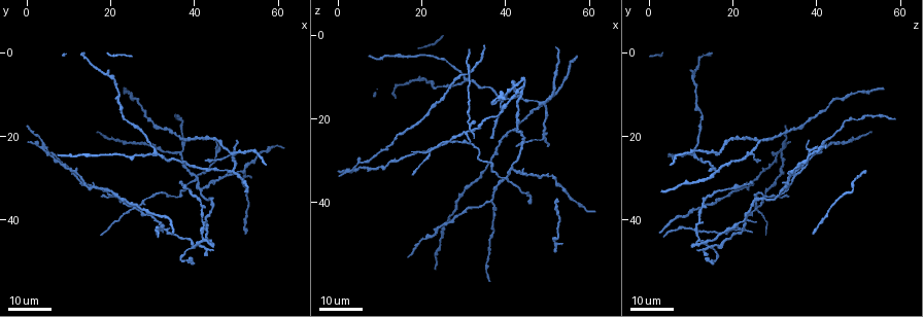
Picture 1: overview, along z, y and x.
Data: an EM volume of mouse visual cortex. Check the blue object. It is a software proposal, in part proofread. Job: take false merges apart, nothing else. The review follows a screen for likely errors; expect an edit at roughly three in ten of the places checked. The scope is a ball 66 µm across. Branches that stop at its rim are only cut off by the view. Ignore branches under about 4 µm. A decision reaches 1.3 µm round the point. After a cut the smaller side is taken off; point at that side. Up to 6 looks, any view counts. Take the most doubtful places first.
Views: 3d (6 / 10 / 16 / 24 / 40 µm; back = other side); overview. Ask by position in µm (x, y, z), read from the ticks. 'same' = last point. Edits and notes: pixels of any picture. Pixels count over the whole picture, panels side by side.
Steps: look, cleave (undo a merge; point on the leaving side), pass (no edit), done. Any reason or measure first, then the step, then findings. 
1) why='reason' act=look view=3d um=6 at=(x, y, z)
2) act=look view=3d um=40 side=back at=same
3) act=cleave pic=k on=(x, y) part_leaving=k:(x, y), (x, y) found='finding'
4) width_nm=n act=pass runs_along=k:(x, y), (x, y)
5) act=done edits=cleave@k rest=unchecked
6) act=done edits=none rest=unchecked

why='looks like a crossing' act=look view=3d um=24 at=(26.0, 37.5, 25.0)

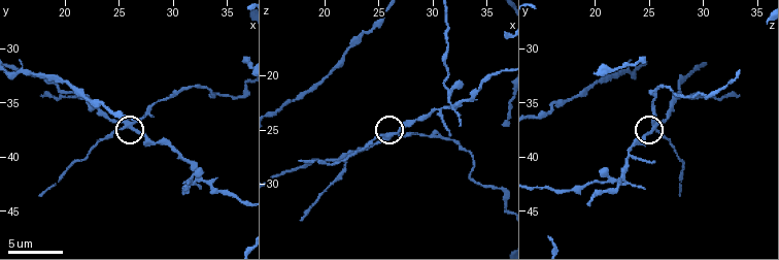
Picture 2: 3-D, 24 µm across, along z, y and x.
act=look view=3d um=6 at=(26.2, 37.2, 25.2)

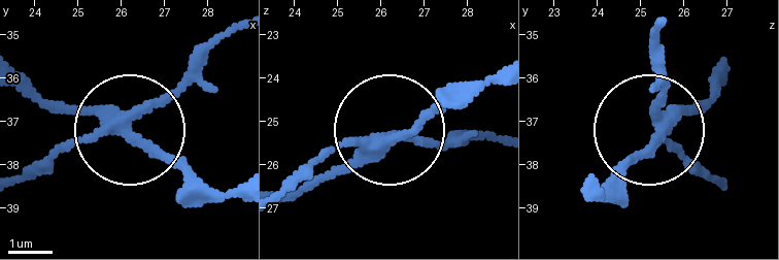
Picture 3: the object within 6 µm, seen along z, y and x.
side_arm_um=31 act=cleave pic=3 on=(178, 90) part_leaving=3:(124, 121), (154, 109), (242, 28) found='two cells meet here'

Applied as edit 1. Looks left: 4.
act=look view=overview

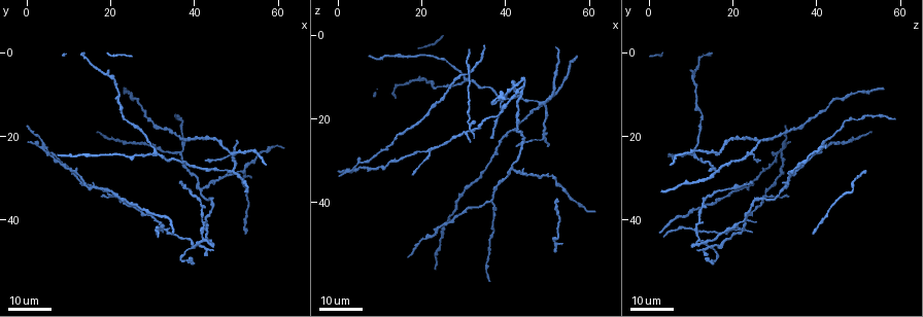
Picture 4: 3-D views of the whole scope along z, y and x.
why='arms part here' act=look view=3d um=16 at=(21.5, 35.0, 28.0)

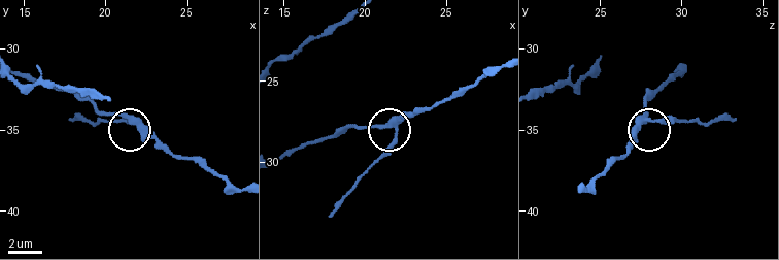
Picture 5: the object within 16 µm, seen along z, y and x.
why='zoom in' act=look view=3d um=6 at=(21.9, 34.3, 28.0)

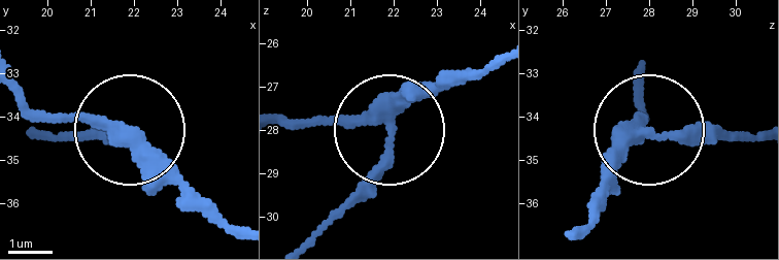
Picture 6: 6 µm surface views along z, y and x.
act=pass runs_along=6:(574, 228), (611, 158), (644, 128), (755, 135) found='all the same cell'

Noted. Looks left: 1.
act=done edits=cleave@3 rest=unchecked

